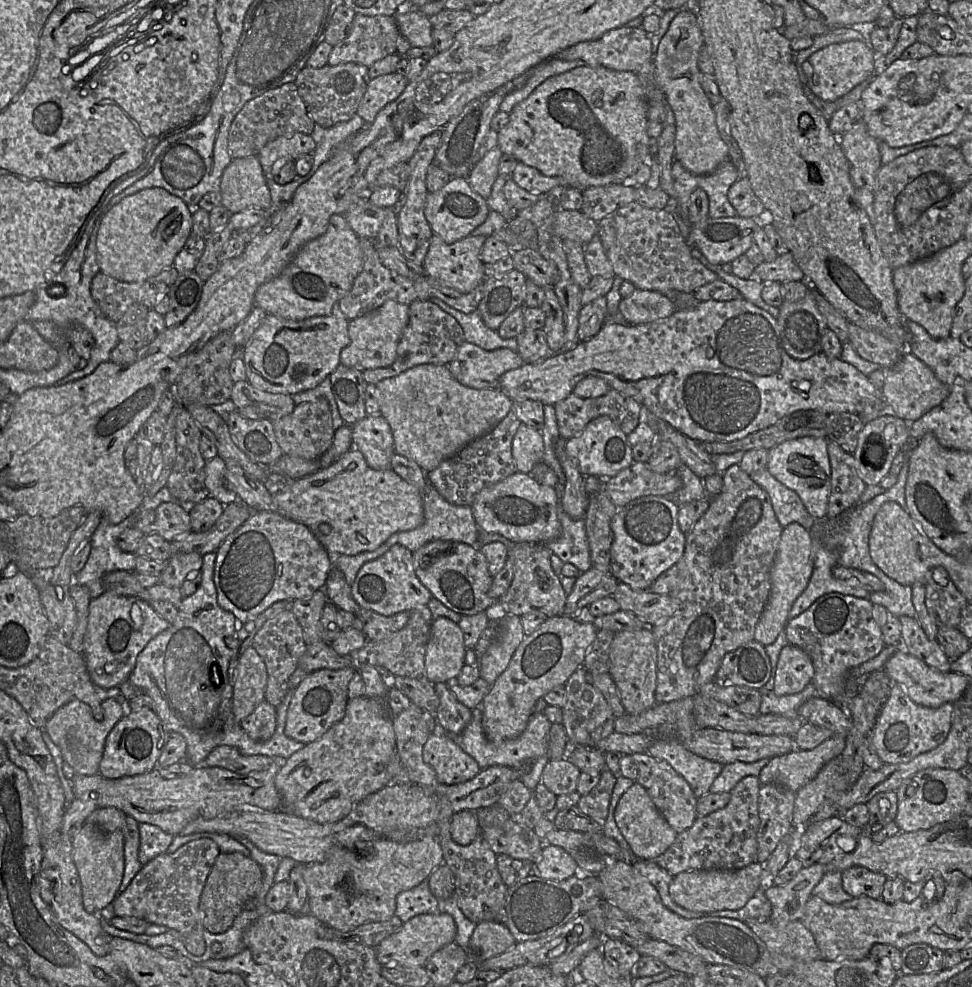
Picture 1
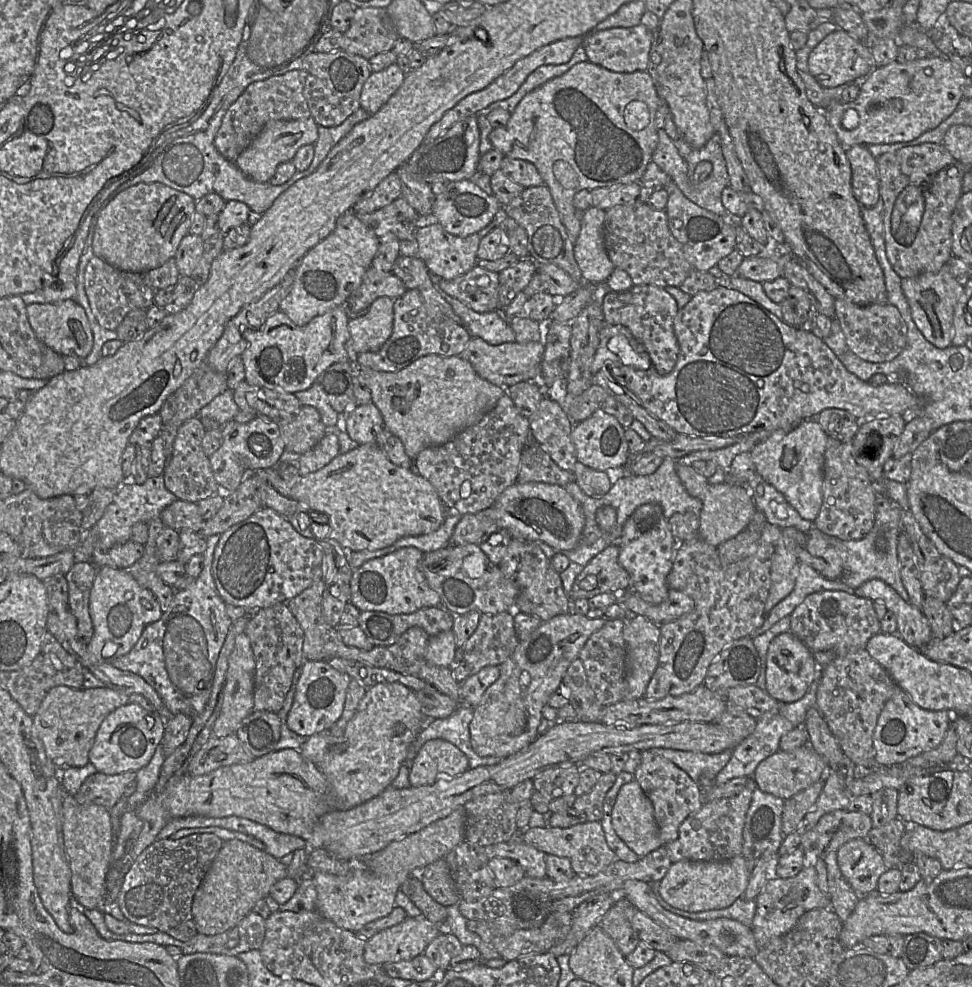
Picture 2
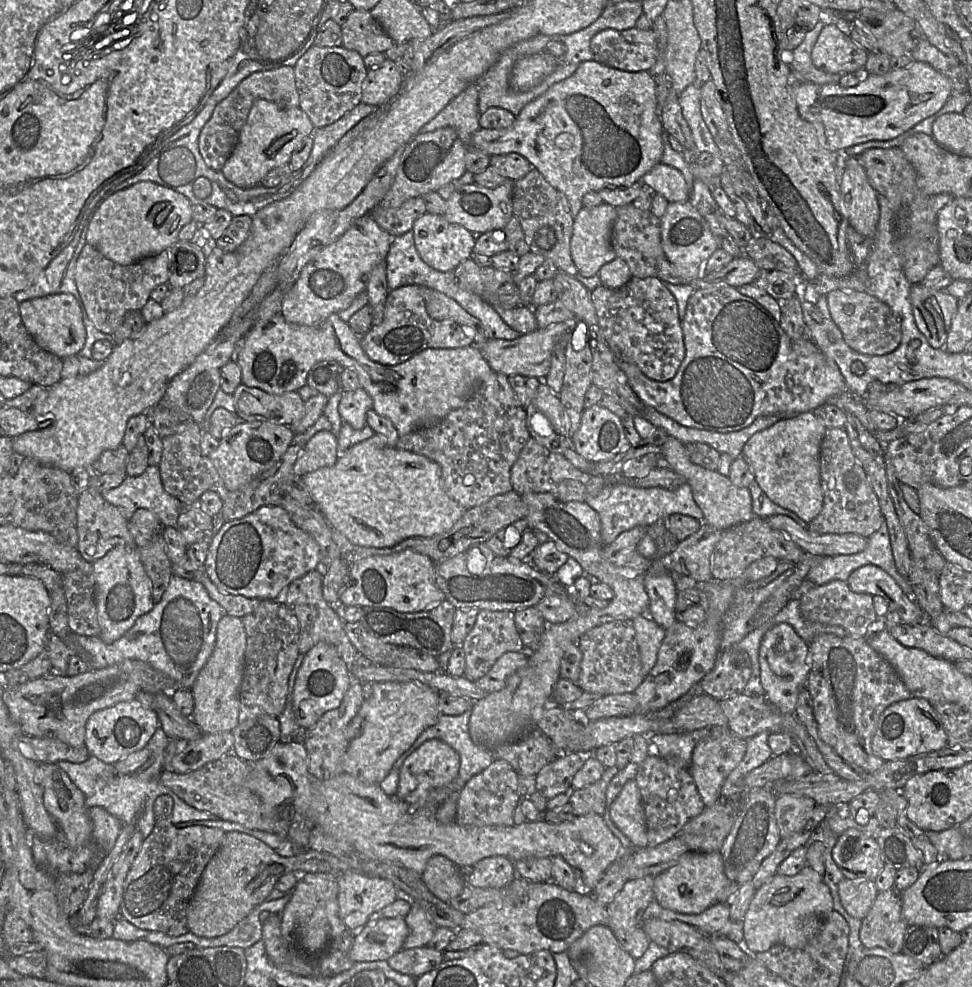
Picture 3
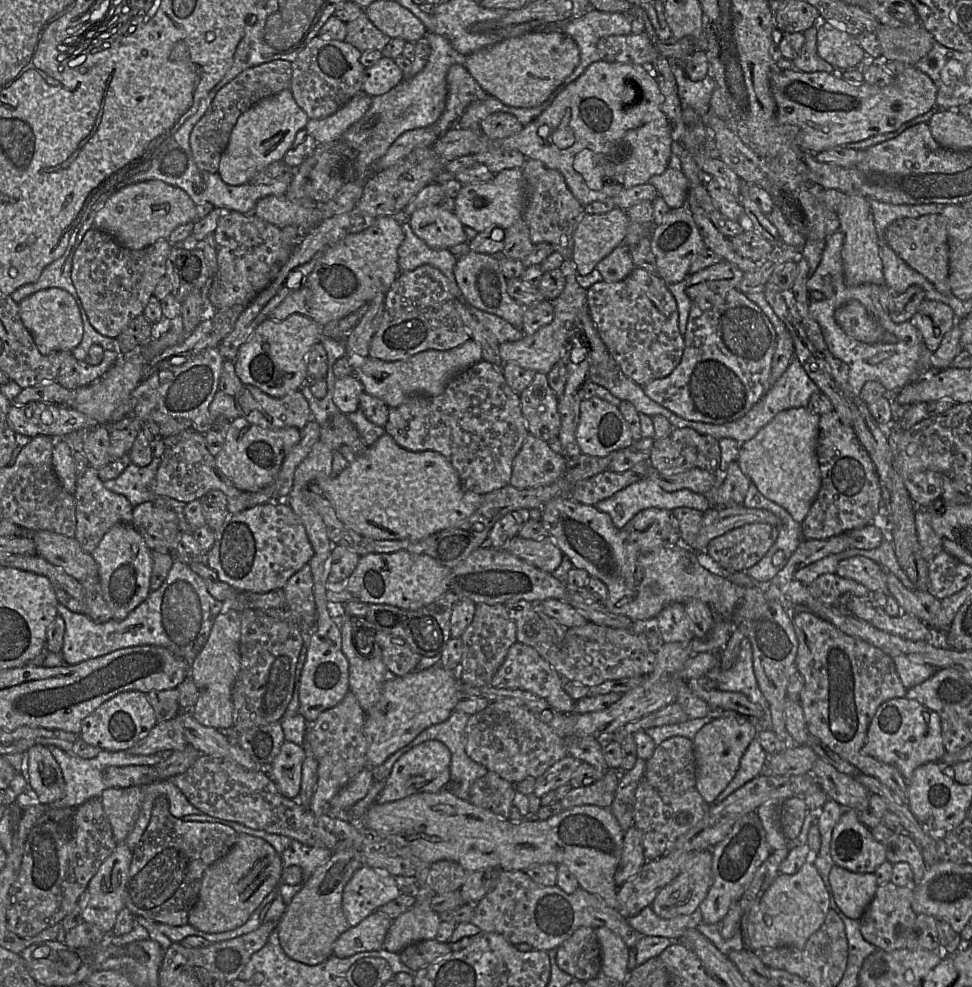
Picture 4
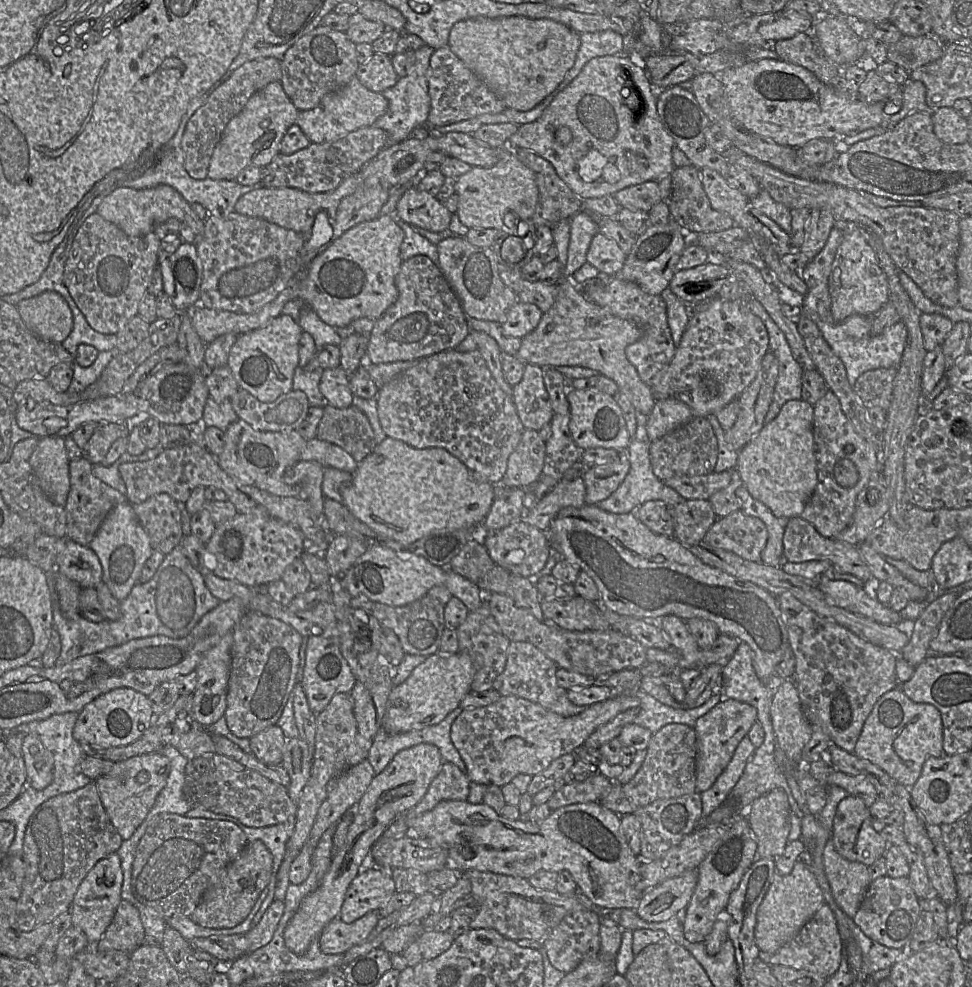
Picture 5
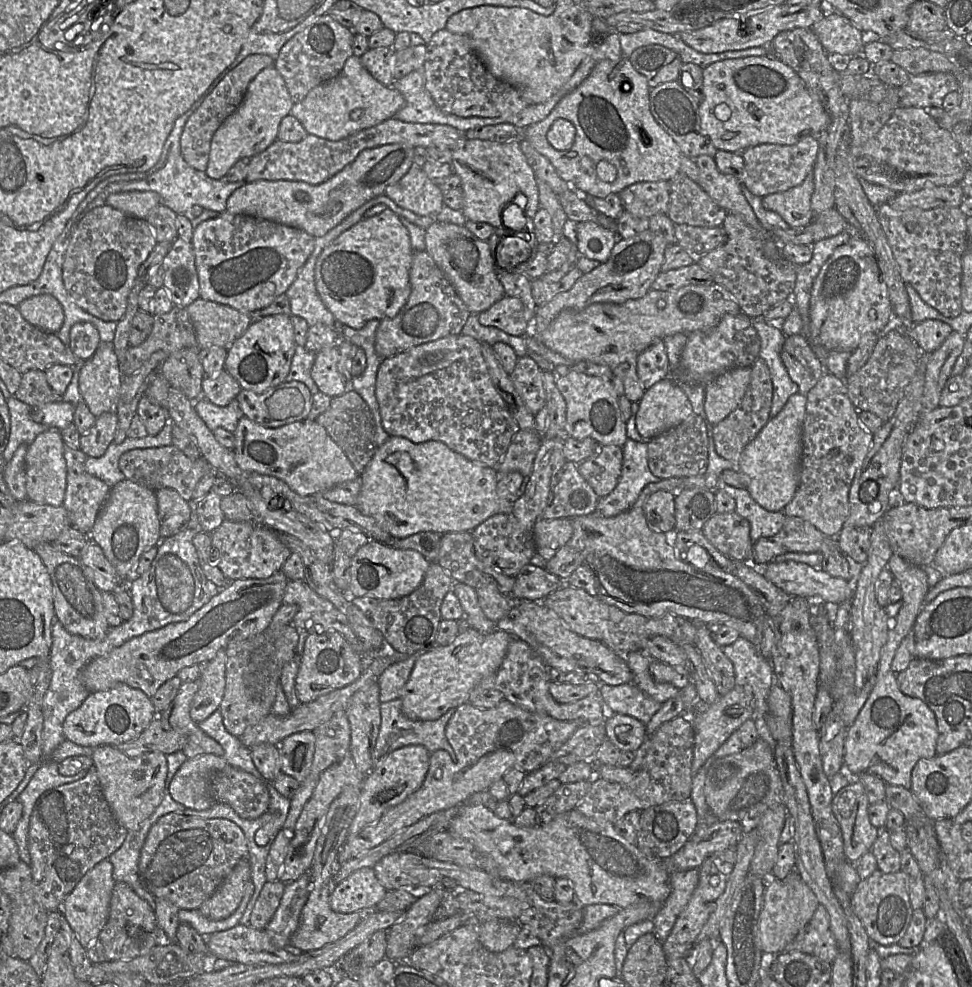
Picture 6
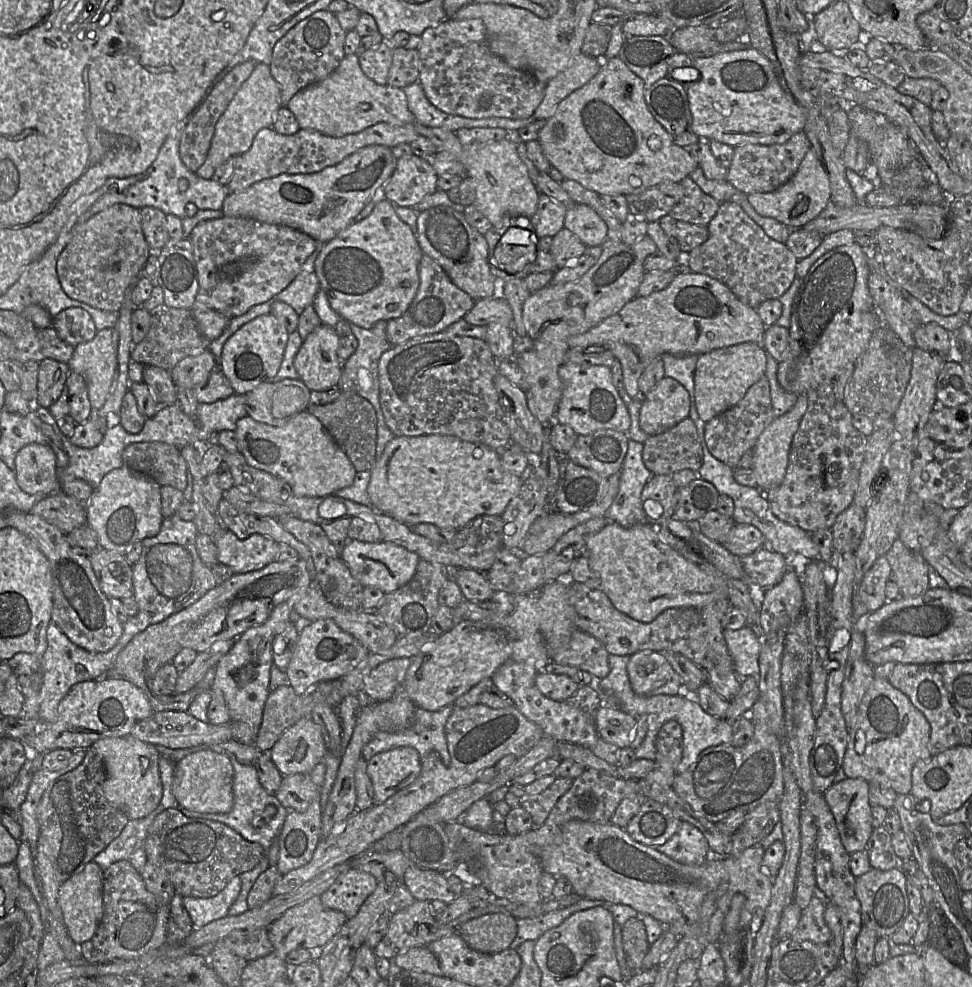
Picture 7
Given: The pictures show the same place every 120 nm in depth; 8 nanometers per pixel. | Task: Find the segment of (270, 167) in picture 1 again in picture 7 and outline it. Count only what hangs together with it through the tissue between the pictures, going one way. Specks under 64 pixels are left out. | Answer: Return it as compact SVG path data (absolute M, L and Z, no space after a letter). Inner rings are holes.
M257 63L250 77L242 84L217 121L205 162L195 172L197 176L211 179L217 167L248 151L261 129L273 127L281 106L280 87L271 75L269 65Z

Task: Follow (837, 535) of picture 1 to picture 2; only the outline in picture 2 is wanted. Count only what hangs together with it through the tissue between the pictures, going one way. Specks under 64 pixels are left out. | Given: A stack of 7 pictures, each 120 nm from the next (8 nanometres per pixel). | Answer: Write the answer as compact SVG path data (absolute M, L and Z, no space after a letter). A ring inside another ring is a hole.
M799 563L795 586L792 592L765 615L762 625L751 632L748 637L753 639L767 631L782 618L791 616L795 608L800 605L809 594L827 590L840 590L855 593L855 590L846 584L838 580L829 580L819 574L810 565Z

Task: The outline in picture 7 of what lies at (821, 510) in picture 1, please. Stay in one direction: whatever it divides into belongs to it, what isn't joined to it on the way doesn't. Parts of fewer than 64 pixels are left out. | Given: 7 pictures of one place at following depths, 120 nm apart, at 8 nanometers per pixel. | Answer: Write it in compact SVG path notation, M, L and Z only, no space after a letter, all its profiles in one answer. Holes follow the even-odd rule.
M804 393L799 395L792 409L784 415L775 418L762 432L756 444L752 448L753 465L751 469L755 473L757 487L762 492L766 492L778 486L783 481L787 471L792 440L799 428L801 419L803 418L807 407L807 394Z

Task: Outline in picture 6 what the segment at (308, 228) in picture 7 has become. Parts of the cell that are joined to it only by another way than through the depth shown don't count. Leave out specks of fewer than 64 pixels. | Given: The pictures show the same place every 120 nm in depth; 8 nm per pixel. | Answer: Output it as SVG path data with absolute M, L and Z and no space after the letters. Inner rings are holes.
M395 143L368 148L333 177L318 185L290 180L258 180L245 183L230 195L226 211L298 228L319 238L364 203L382 195L385 189L400 180L413 164L414 148L409 145Z

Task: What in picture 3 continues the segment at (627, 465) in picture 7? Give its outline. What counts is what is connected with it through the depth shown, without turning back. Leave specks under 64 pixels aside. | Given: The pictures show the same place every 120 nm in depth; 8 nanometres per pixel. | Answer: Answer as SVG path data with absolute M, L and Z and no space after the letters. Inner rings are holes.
M611 483L597 496L588 497L585 503L600 516L603 546L609 545L624 531L636 526L649 526L657 521L665 521L673 514L688 515L703 521L703 512L695 502L691 487L687 483L676 490L660 487L638 488L625 483Z

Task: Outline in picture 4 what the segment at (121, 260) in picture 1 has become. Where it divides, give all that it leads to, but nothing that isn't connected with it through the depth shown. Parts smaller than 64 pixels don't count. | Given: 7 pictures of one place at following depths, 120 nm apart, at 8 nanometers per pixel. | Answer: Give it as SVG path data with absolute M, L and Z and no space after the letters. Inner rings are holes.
M150 180L127 187L116 185L103 192L93 228L109 234L122 247L139 250L159 239L167 239L179 225L196 220L196 205L184 190L161 180Z

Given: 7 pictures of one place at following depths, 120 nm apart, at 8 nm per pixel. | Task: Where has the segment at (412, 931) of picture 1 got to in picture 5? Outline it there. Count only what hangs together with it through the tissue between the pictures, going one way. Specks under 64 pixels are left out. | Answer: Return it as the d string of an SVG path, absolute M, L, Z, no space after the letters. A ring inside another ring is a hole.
M368 912L352 923L343 922L340 917L331 920L318 937L319 946L325 954L343 954L363 942L378 923L379 915Z

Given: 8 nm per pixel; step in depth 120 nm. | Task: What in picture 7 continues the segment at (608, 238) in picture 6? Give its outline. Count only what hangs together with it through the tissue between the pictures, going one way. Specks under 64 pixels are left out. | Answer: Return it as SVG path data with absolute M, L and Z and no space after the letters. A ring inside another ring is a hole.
M574 203L567 208L564 227L587 246L601 246L607 240L607 225L588 205Z

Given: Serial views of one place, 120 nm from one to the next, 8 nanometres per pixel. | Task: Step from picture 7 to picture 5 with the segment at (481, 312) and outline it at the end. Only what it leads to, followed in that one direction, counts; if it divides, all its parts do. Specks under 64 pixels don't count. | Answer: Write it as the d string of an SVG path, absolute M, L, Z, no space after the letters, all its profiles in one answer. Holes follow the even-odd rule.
M517 301L500 324L505 335L521 339L537 327L542 315L543 312L536 305Z

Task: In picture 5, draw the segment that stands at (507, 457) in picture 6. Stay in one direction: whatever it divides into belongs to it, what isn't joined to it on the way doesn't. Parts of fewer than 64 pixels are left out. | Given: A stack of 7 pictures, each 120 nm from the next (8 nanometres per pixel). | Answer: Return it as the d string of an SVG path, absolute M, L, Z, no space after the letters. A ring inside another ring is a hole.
M525 428L517 447L508 458L500 485L505 488L534 486L543 469L545 451L545 442L538 432Z

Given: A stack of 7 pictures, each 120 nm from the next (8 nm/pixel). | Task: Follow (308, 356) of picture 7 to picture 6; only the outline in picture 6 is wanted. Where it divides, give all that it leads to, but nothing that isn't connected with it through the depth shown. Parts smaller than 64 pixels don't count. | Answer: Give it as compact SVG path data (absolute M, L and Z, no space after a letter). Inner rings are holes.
M328 346L315 355L311 376L319 390L336 397L342 395L346 390L346 383L338 371L339 351L337 346Z

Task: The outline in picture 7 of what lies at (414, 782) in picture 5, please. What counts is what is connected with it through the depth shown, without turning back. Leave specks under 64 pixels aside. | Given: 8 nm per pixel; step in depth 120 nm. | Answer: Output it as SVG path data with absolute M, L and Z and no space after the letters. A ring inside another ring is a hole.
M399 747L378 753L367 761L375 804L381 804L411 785L421 774L422 761L412 747Z

